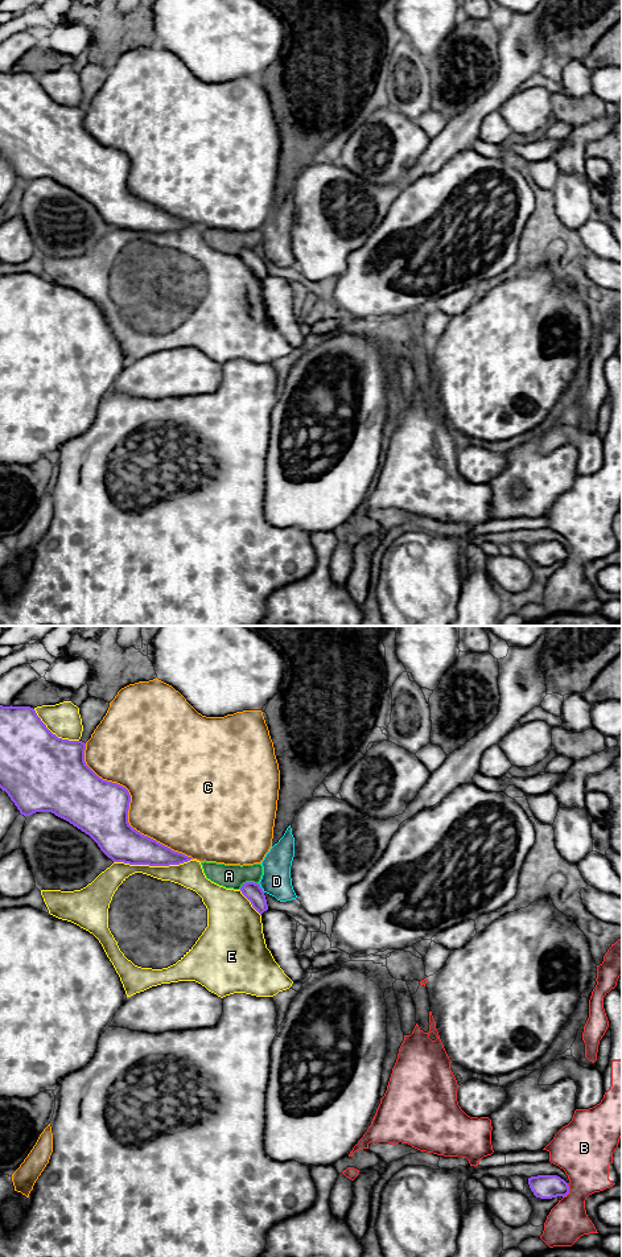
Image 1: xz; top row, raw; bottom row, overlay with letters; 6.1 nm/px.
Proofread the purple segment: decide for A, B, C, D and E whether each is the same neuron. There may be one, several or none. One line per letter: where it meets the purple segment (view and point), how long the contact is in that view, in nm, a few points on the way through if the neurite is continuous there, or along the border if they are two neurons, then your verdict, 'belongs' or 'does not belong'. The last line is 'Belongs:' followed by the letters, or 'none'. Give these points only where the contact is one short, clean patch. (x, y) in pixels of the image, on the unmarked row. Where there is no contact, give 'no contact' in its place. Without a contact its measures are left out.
A: meets purple in xz at (247, 248); contact 130 nm long; does not belong
B: meets purple in xz at (568, 557); contact 100 nm long; does not belong
C: meets purple in xz at (128, 174); contact 950 nm long; does not belong
D: meets purple in xz at (260, 254); contact 70 nm long; border along xz (258, 250), (264, 258); does not belong
E: meets purple in xz at (152, 231); contact 480 nm long; does not belong
Belongs: none

